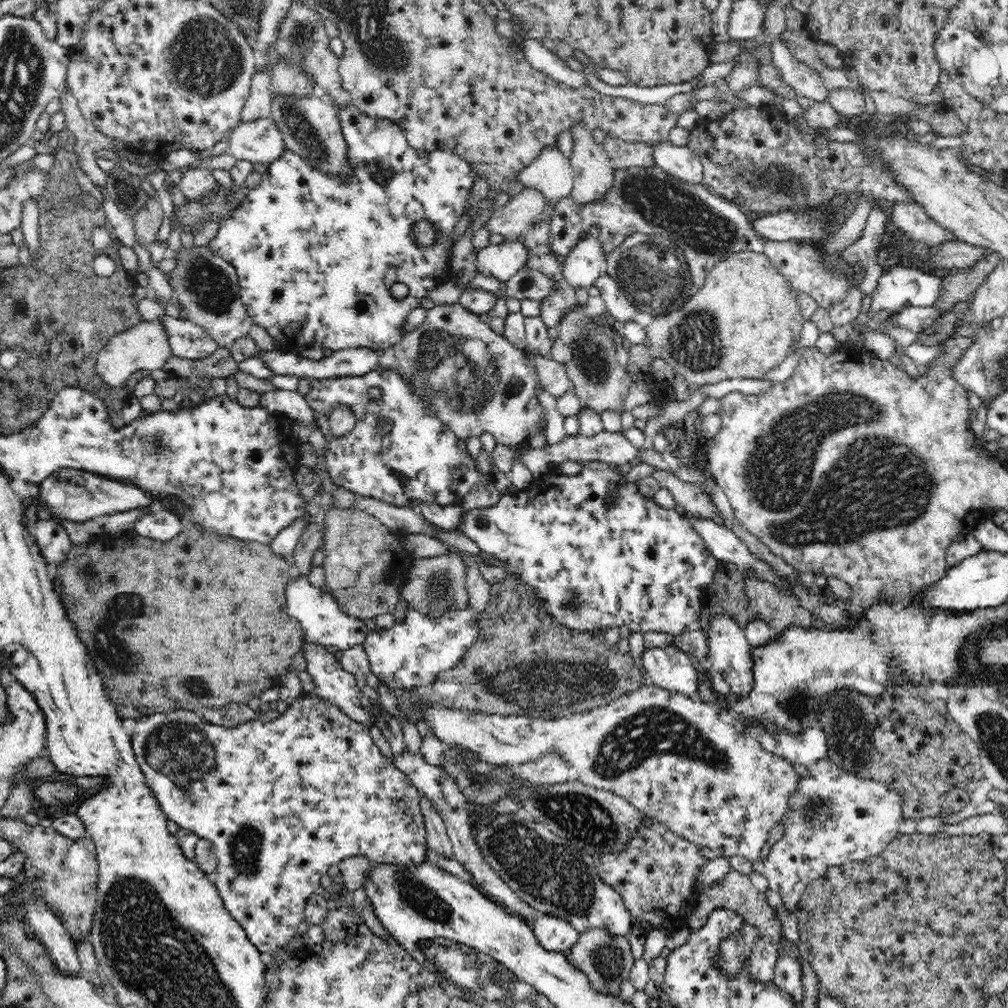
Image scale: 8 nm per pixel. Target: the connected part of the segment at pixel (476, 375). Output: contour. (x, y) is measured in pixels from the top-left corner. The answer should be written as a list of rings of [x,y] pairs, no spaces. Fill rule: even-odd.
[[[457,303],[437,305],[428,309],[422,324],[402,337],[398,344],[380,351],[377,367],[398,371],[407,384],[407,390],[419,399],[422,410],[430,411],[463,441],[484,432],[493,434],[498,444],[514,447],[528,442],[542,430],[538,427],[536,412],[542,410],[538,391],[542,389],[534,370],[534,362],[526,353],[514,346],[505,335],[499,335],[488,322],[480,319]]]

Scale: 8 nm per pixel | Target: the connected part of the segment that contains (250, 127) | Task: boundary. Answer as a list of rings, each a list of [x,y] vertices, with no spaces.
[[[258,118],[253,122],[240,122],[229,132],[226,152],[237,160],[269,165],[276,162],[286,149],[282,133],[270,118]]]

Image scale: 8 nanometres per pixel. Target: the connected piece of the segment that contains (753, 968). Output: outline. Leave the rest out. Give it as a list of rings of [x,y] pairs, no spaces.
[[[756,937],[752,946],[748,969],[752,979],[770,982],[778,958],[778,945],[764,937]]]

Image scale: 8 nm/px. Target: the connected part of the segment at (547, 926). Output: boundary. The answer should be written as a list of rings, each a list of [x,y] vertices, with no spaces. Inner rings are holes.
[[[543,914],[531,925],[533,933],[542,948],[567,954],[580,933],[567,920],[560,920],[551,914]]]

